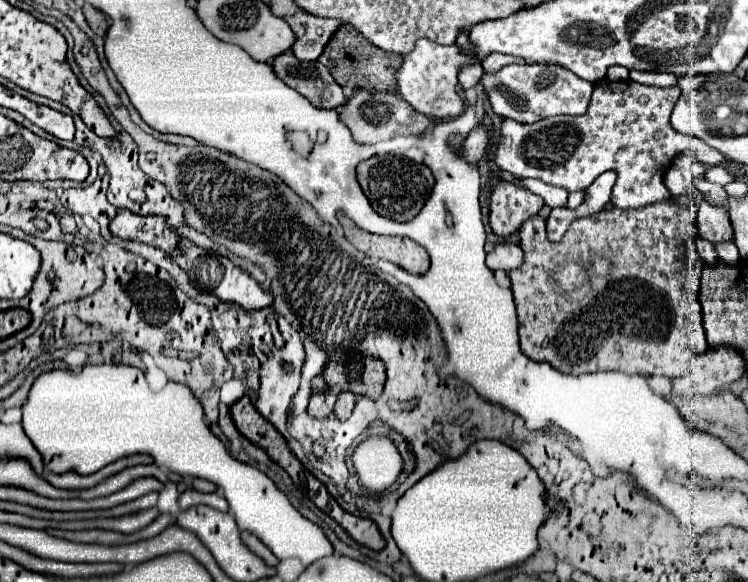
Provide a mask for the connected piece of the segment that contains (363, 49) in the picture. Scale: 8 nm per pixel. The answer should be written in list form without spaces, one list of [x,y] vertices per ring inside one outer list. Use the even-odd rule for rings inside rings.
[[[339,25],[339,29],[333,33],[329,43],[325,45],[319,63],[323,63],[333,79],[339,85],[347,85],[349,89],[357,87],[367,87],[367,89],[379,89],[379,91],[389,91],[395,87],[395,69],[401,65],[401,55],[397,53],[385,53],[371,45],[363,35],[359,35],[351,25]]]

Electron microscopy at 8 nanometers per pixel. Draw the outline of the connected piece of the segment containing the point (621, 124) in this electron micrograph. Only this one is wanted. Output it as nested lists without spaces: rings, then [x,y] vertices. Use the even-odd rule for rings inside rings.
[[[599,81],[585,115],[557,115],[535,123],[505,119],[495,161],[515,177],[535,177],[551,185],[565,187],[569,193],[585,191],[601,173],[613,169],[617,181],[611,203],[619,209],[637,209],[669,199],[663,175],[673,157],[685,149],[693,151],[701,163],[713,167],[725,157],[709,149],[697,137],[679,133],[671,127],[669,115],[679,99],[679,87],[647,87],[633,81]]]

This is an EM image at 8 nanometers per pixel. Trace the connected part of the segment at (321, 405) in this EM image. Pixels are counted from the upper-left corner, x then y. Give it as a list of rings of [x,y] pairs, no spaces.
[[[315,393],[309,401],[309,415],[311,417],[329,417],[333,413],[335,397],[331,393]]]

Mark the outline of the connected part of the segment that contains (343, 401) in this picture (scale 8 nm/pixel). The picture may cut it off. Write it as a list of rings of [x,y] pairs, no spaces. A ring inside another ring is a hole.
[[[339,393],[337,403],[335,403],[335,415],[337,419],[349,419],[351,411],[355,407],[355,395],[353,393]]]

